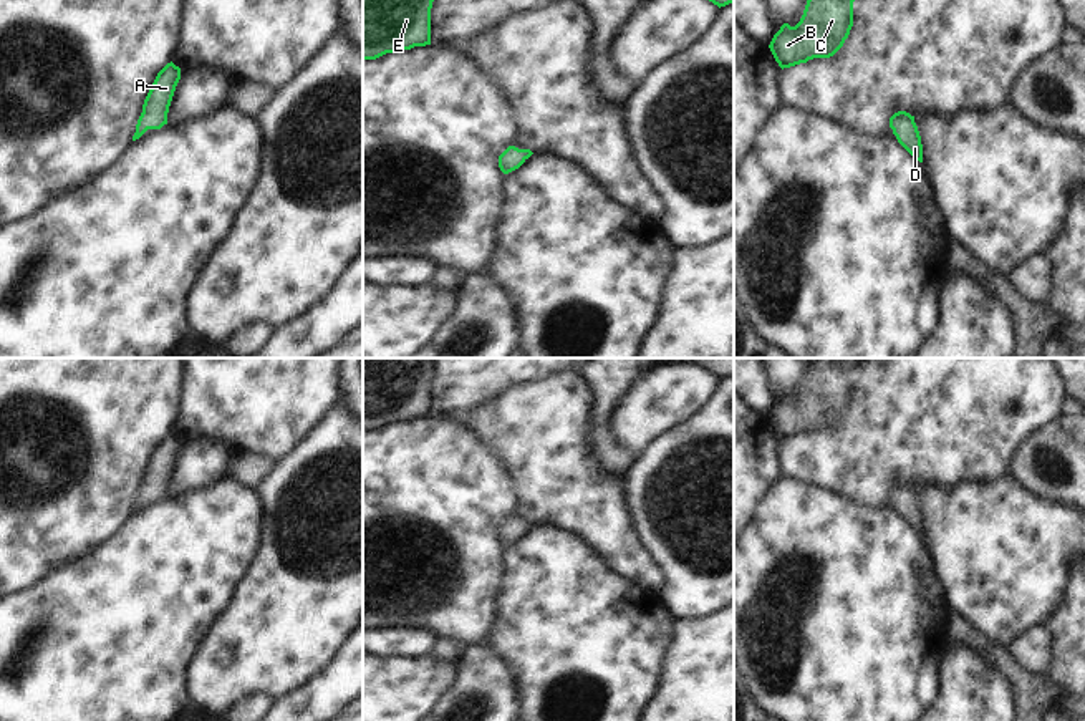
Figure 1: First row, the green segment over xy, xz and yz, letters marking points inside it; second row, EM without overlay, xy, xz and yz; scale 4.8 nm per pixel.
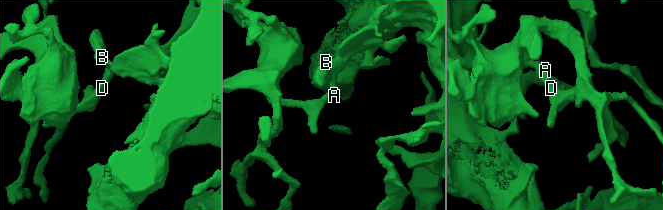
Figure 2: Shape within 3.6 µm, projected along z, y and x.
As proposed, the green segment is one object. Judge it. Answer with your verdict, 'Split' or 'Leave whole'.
Leave whole

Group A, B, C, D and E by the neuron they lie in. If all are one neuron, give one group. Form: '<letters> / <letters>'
A B C D E

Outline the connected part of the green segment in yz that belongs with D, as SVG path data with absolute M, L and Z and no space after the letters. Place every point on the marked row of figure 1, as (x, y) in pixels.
M898 111L890 118L890 128L898 143L919 162L923 162L923 144L914 116Z

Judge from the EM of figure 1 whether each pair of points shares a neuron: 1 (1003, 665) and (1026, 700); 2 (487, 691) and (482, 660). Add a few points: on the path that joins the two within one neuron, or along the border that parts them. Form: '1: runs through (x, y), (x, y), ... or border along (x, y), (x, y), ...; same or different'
1: runs through (1011, 673), (1026, 691); same
2: runs through (484, 683), (482, 668); same

